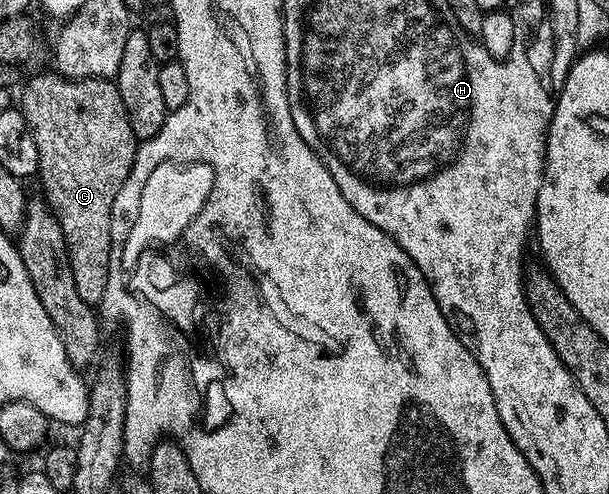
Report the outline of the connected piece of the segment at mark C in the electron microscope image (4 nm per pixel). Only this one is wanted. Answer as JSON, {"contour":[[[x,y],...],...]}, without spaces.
{"contour":[[[49,72],[49,74],[38,74],[25,84],[24,91],[18,94],[18,108],[28,121],[28,127],[32,129],[34,144],[38,148],[38,160],[40,161],[38,174],[39,177],[44,177],[44,190],[48,193],[46,201],[56,213],[56,219],[62,228],[64,239],[68,245],[68,259],[74,272],[74,288],[78,288],[78,296],[82,296],[82,300],[86,300],[86,304],[90,304],[94,308],[99,307],[99,302],[103,300],[104,293],[109,293],[110,290],[110,275],[114,255],[112,237],[110,236],[110,220],[112,219],[114,200],[118,196],[118,192],[122,192],[122,184],[126,184],[126,176],[130,176],[138,149],[138,139],[136,133],[130,128],[126,104],[118,92],[115,81],[106,78],[64,78],[58,73]]]}

